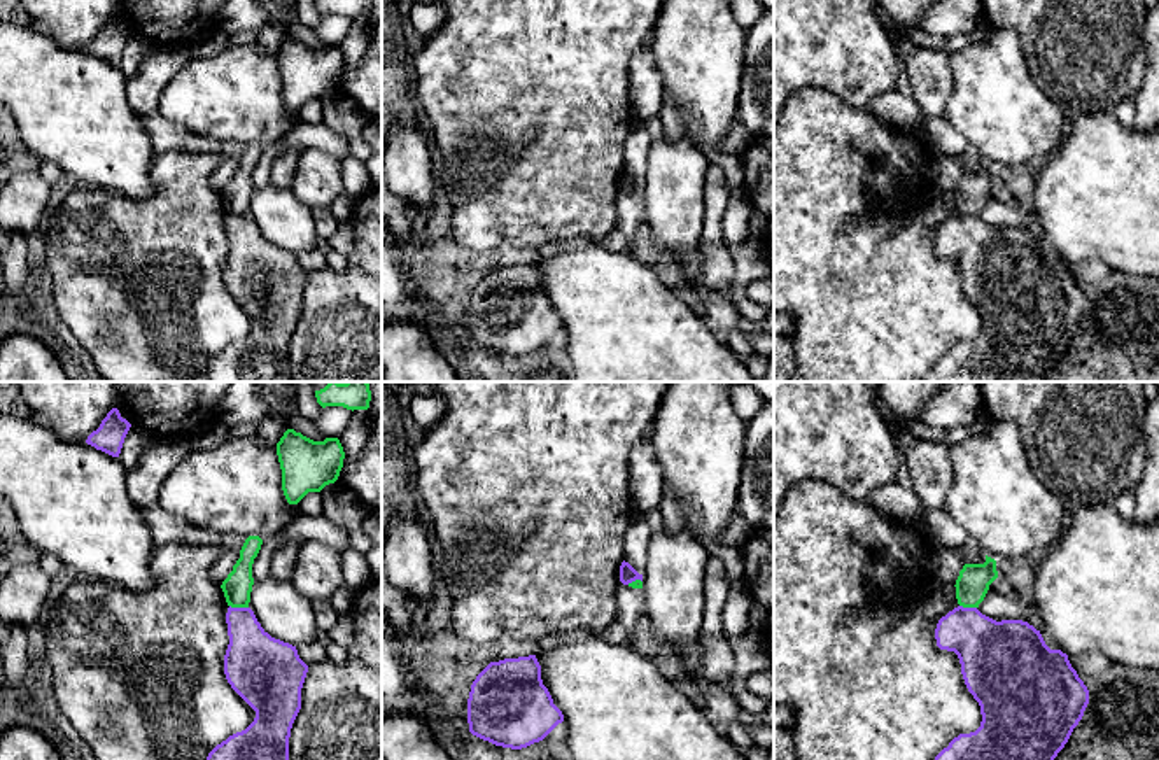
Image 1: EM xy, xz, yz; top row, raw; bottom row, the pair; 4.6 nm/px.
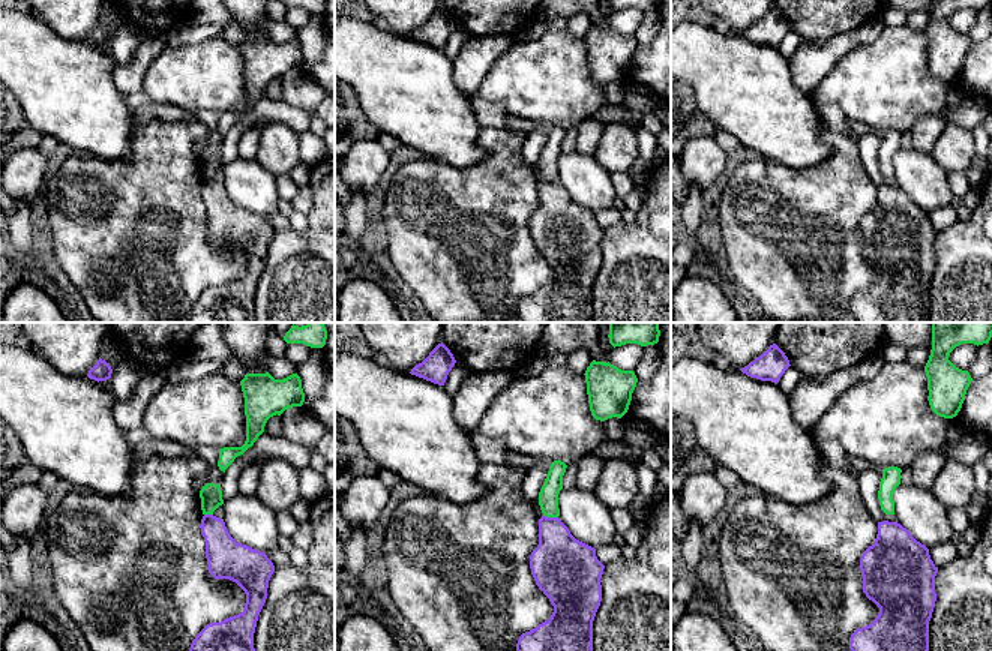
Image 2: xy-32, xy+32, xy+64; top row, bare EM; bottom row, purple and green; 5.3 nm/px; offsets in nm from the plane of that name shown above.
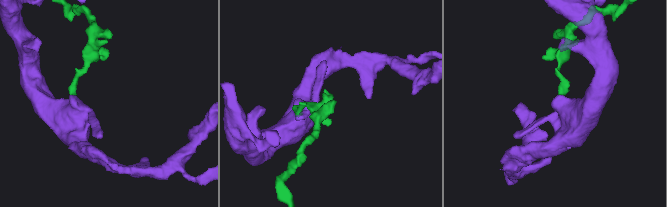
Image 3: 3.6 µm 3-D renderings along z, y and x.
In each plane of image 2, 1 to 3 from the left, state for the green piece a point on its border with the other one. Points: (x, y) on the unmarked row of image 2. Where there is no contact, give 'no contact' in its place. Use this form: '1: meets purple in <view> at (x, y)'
1: meets purple in xy-32 at (209, 179)
2: meets purple in xy+32 at (551, 182)
3: no contact

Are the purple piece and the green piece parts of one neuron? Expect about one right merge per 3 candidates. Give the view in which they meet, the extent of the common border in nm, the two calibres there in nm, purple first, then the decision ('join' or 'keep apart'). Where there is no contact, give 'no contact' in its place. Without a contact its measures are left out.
xy | 90 nm | 260/140 nm | keep apart

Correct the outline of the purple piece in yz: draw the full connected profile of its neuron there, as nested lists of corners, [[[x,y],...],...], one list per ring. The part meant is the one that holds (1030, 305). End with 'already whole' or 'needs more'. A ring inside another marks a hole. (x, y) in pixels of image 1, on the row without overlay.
[[[963,214],[938,228],[935,247],[940,257],[958,263],[982,329],[975,340],[954,345],[921,382],[1043,382],[1089,312],[1089,298],[1068,263],[1050,257],[1028,229],[996,229],[977,215]]]; already whole

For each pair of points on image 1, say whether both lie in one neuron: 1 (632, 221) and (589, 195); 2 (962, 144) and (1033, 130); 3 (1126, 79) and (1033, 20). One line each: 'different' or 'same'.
1: different
2: different
3: same

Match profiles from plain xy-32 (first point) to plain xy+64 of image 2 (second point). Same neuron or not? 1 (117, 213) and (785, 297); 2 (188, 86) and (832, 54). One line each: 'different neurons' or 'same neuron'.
1: same neuron
2: different neurons

